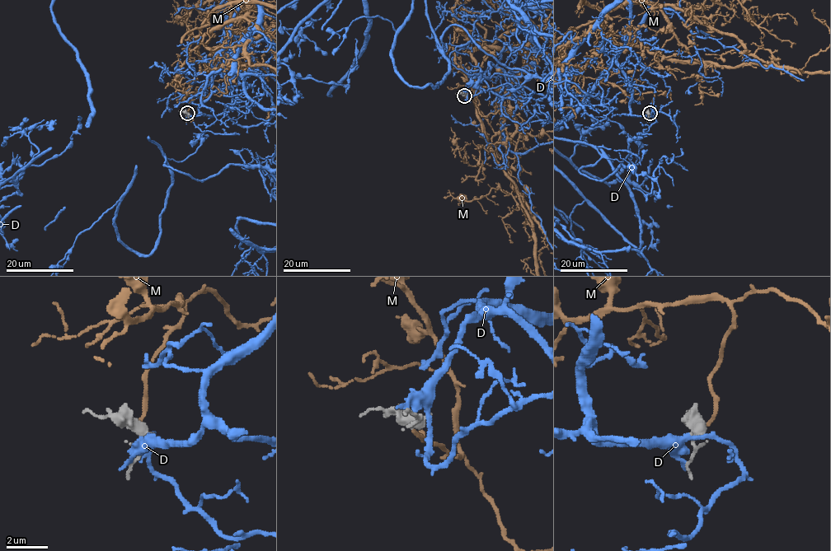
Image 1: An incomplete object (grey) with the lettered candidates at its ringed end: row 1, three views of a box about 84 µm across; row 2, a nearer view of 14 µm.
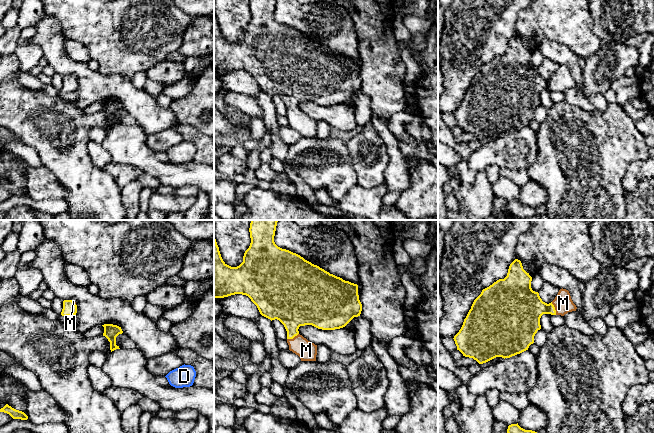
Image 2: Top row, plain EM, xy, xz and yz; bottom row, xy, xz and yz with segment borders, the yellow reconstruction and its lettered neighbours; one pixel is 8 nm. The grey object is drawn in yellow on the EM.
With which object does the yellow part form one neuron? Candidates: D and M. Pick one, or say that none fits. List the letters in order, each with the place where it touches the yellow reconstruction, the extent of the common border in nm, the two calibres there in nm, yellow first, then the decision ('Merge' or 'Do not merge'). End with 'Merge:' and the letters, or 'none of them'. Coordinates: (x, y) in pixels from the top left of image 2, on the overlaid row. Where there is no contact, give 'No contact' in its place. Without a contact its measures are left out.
D: No contact. Do not merge
M: Touches yellow at yz (554, 308). Shared border 110 nm. Thickness 320 nm (yellow) against 150 nm. Merge
Merge: M

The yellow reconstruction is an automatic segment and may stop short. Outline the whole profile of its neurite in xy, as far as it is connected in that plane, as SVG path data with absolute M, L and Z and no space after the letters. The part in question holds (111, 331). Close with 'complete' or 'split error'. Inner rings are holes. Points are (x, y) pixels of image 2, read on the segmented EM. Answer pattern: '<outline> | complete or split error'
M104 324L102 326L104 327L103 336L105 336L110 342L111 352L120 349L119 346L116 345L116 337L123 333L121 327L113 324Z | complete

